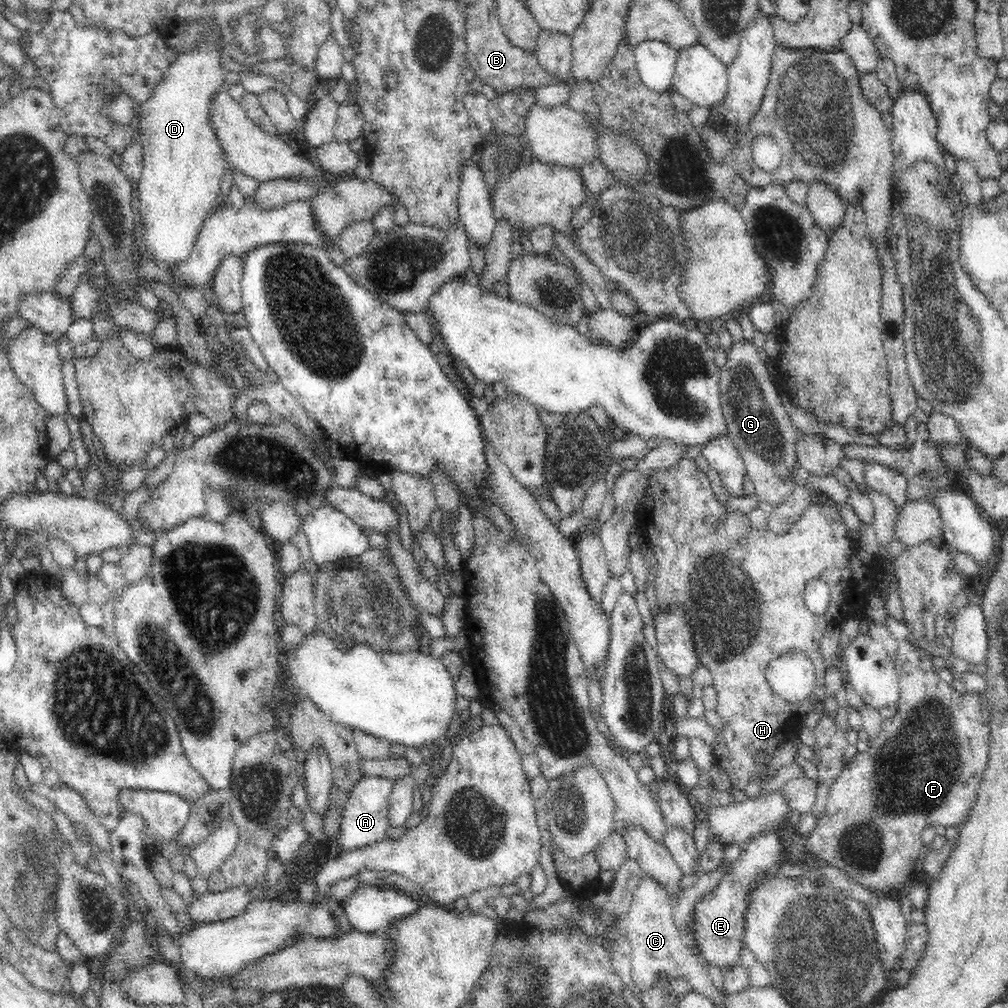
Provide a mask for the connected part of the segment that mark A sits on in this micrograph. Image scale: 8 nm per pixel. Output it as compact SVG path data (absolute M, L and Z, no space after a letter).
M381 776L362 777L352 787L342 809L339 831L333 841L338 843L340 852L362 849L387 839L386 830L390 828L390 823L388 823L389 796L392 787L393 781Z

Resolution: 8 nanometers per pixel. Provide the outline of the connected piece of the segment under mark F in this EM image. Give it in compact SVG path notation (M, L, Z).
M899 641L899 648L897 650L897 658L893 660L896 673L898 673L898 680L900 685L900 698L898 700L898 710L892 718L884 719L880 734L874 740L868 741L868 749L863 752L858 752L851 759L847 759L847 764L842 771L842 774L836 778L834 784L829 788L829 795L827 798L826 810L824 814L818 819L814 830L809 835L804 837L804 850L810 858L814 858L816 862L822 862L828 867L838 868L844 870L848 875L850 881L859 883L872 891L882 891L884 889L898 889L906 886L908 876L912 874L916 860L918 860L919 853L925 849L924 844L920 838L922 830L928 826L941 825L945 828L961 825L966 822L974 803L977 799L977 790L982 780L986 765L989 761L989 734L990 734L990 709L989 702L984 694L970 694L968 692L960 694L954 690L952 685L941 681L938 674L934 672L932 666L932 659L924 653L920 653L910 645L910 642Z

